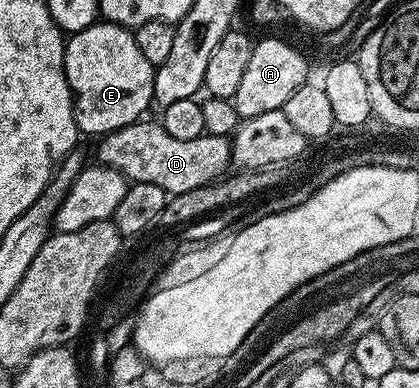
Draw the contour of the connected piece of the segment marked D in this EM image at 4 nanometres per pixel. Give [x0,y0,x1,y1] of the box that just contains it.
[97,118,231,194]

